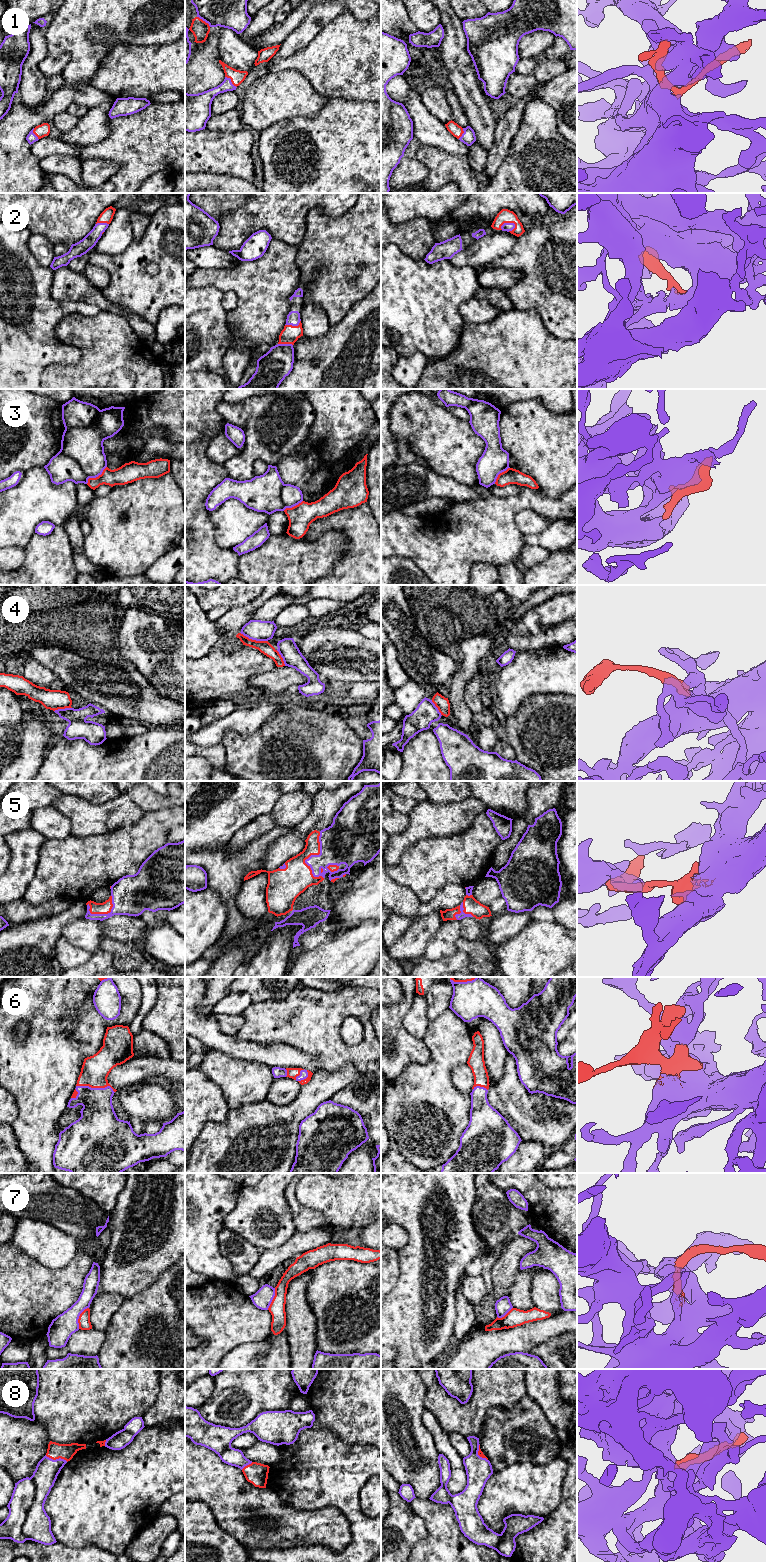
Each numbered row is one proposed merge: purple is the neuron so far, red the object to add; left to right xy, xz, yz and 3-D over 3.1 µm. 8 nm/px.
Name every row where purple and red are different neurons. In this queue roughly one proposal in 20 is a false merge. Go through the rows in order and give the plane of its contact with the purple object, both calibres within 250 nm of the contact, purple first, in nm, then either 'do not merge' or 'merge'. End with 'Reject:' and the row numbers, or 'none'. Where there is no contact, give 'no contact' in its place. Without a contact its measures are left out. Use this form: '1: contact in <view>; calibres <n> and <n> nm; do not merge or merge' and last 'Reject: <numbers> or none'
1: contact in xz; calibres 120 and 110 nm; merge
2: contact in yz; calibres 70 and 110 nm; merge
3: contact in xy; calibres 360 and 160 nm; merge
4: contact in xz; calibres 170 and 100 nm; merge
5: contact in xz; calibres 320 and 240 nm; merge
6: contact in xy; calibres 300 and 220 nm; merge
7: contact in xy; calibres 190 and 100 nm; merge
8: contact in xy; calibres 200 and 130 nm; merge
Reject: none

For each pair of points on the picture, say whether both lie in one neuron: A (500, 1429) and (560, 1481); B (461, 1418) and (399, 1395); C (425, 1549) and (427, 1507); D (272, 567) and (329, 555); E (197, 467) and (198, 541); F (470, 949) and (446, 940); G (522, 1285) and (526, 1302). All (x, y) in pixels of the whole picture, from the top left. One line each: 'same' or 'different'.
A: different
B: different
C: same
D: same
E: same
F: different
G: same

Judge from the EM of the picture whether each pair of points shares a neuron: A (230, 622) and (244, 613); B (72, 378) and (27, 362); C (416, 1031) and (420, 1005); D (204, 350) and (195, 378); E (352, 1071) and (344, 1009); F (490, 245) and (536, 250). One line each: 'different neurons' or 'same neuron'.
A: same neuron
B: different neurons
C: same neuron
D: different neurons
E: different neurons
F: different neurons

